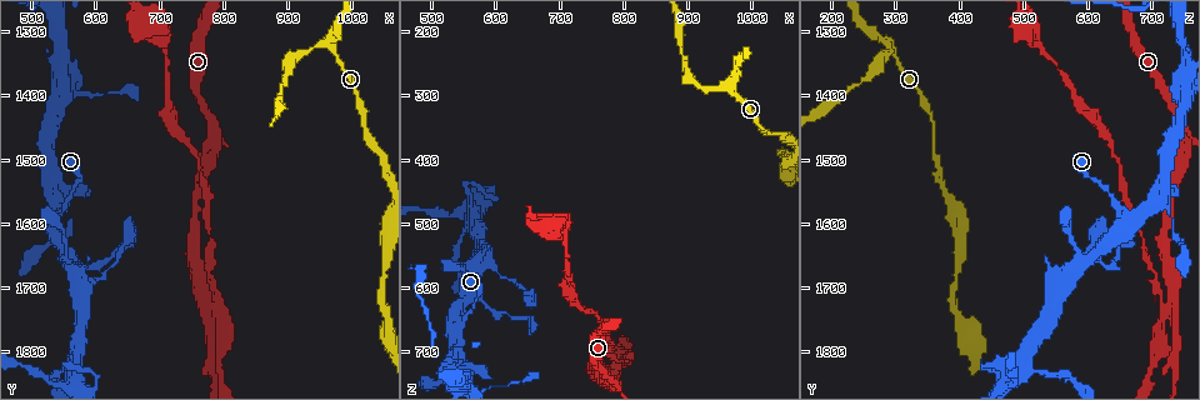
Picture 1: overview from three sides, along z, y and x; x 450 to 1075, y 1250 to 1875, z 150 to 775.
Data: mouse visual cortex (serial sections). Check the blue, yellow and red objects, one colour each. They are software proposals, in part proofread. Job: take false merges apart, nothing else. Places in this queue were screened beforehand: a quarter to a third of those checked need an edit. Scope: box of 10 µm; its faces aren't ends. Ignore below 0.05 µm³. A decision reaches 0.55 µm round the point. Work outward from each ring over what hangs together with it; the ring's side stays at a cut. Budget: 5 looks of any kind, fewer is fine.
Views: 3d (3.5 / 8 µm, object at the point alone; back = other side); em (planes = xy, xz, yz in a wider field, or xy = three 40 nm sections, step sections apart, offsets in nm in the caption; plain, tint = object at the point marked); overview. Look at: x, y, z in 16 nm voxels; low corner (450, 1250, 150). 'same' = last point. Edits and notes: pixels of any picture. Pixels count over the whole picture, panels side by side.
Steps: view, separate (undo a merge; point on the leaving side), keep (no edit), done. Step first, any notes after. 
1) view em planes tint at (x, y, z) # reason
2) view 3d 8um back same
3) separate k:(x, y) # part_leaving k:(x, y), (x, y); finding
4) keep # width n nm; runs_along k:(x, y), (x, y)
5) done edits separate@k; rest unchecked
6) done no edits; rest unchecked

view 3d 3.5um at (545, 1580, 655) # arms part here

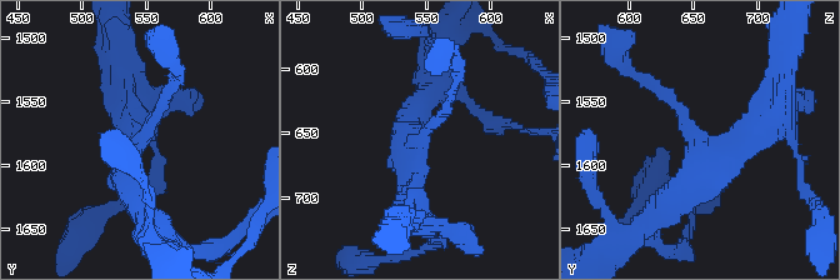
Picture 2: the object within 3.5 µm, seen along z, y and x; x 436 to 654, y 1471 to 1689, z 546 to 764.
view em xy step 5 tint at (542, 1582, 656)

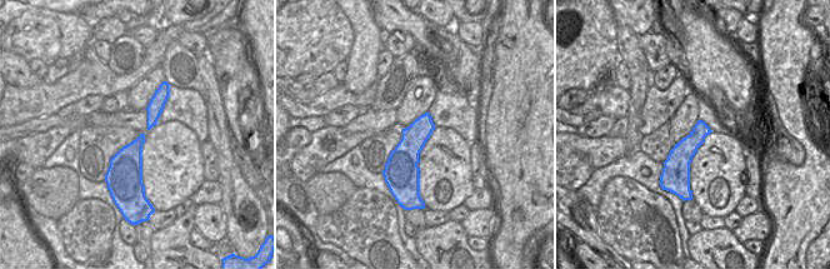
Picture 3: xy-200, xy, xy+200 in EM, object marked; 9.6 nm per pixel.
keep # width 260 nm; runs_along 2:(174, 84), (128, 160), (143, 210); all the same cell

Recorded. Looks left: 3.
view 3d 8um at (575, 1685, 560) # small branch off a trunk

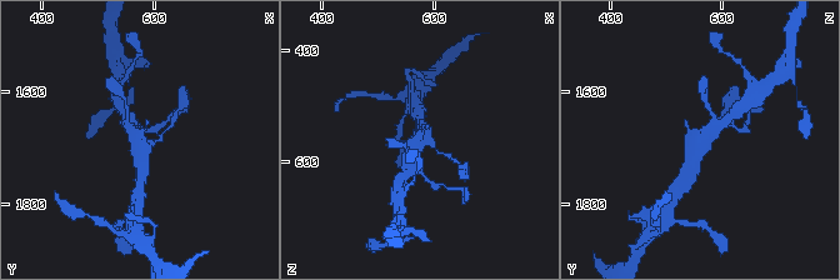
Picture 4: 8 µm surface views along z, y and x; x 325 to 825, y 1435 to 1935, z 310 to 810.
view em planes tint same

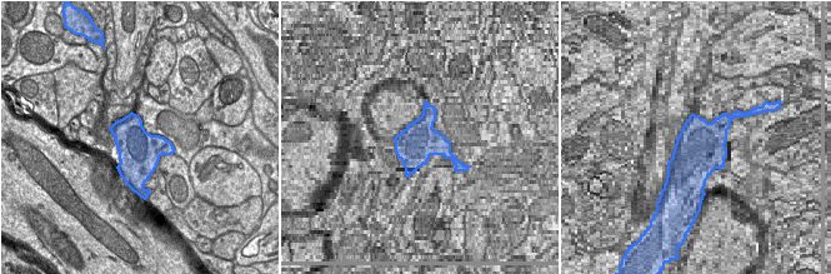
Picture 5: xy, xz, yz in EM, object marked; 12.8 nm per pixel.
keep # runs_along 4:(725, 120), (698, 145), (688, 175); continuous, no second cell

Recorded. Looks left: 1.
done no edits; rest unchecked

